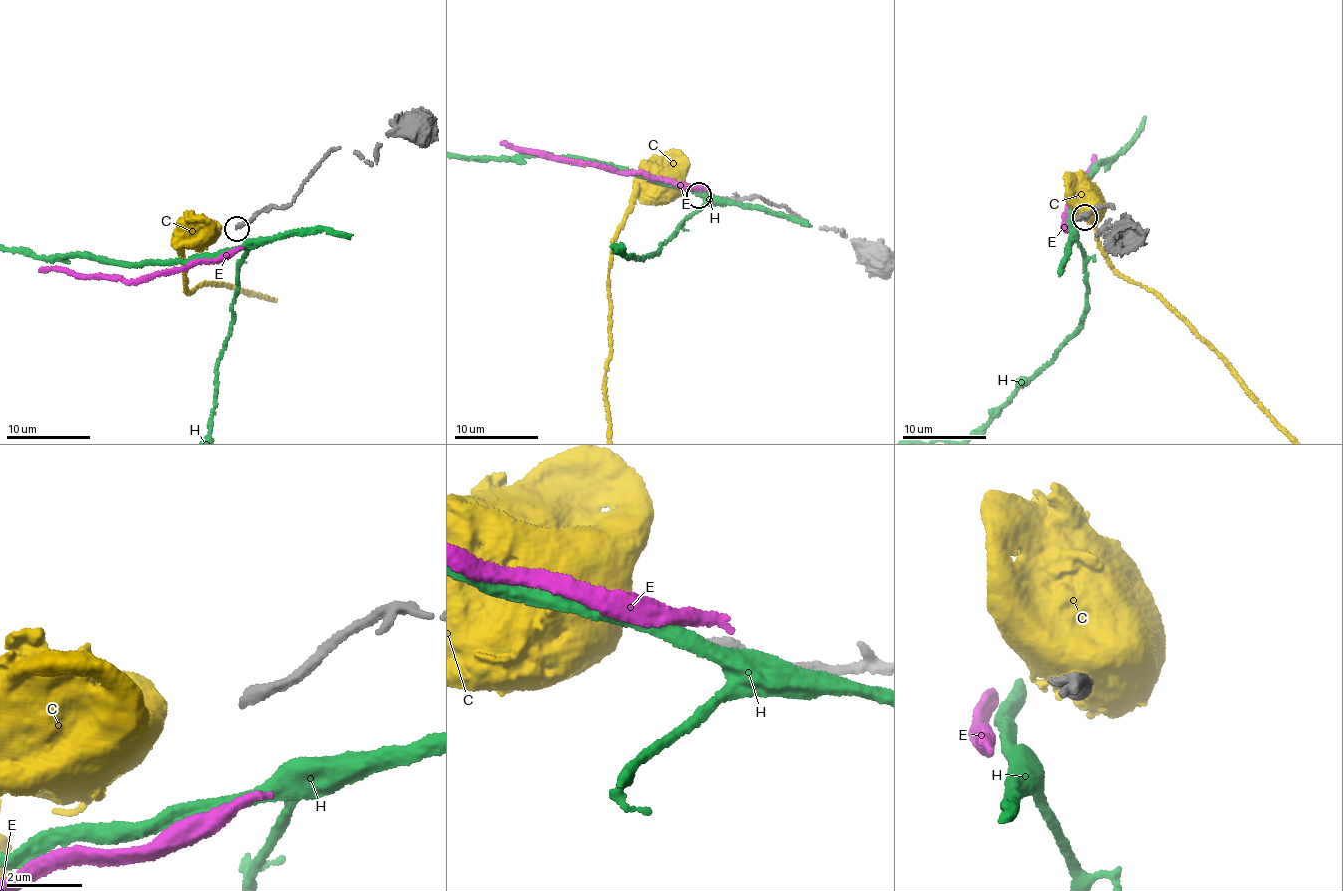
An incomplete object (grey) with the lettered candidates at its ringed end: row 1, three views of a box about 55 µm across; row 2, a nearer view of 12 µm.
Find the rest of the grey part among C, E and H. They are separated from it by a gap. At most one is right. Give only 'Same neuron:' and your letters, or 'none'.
Same neuron: none

